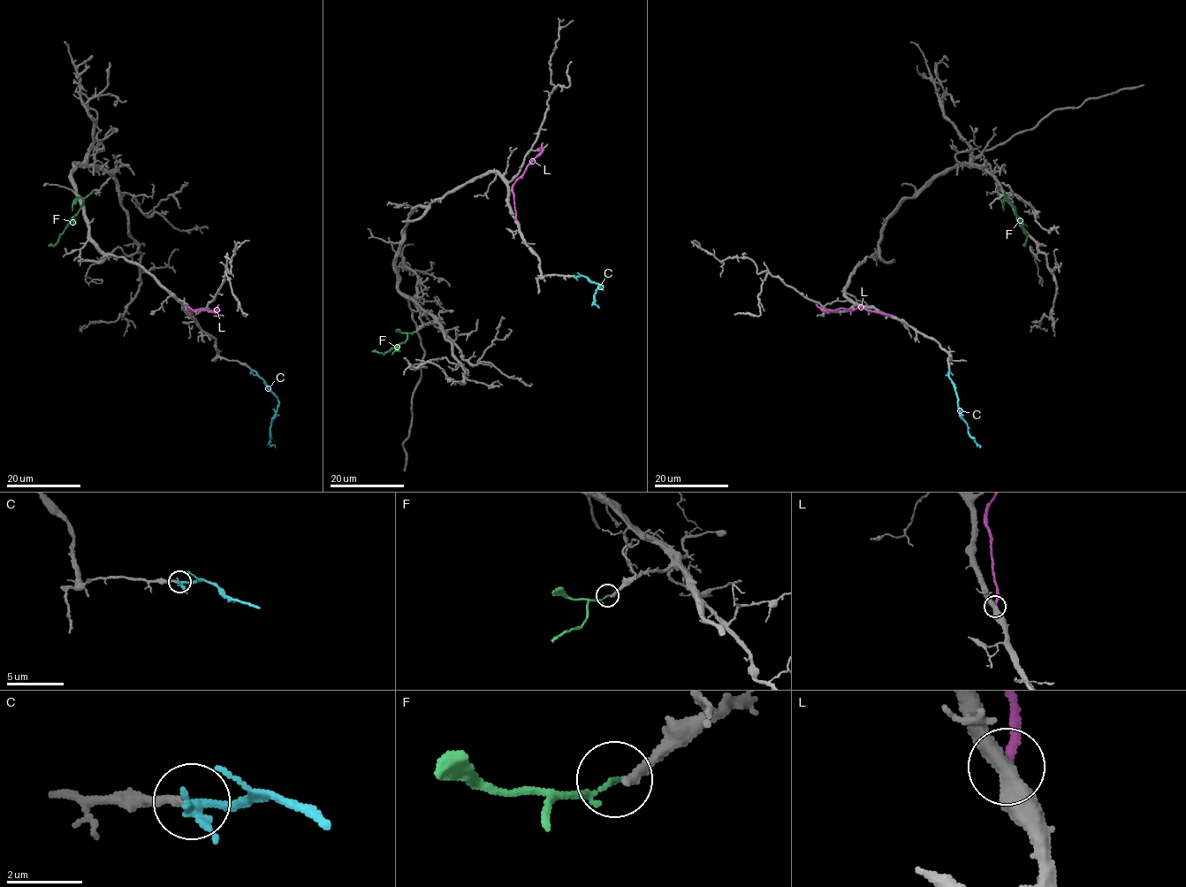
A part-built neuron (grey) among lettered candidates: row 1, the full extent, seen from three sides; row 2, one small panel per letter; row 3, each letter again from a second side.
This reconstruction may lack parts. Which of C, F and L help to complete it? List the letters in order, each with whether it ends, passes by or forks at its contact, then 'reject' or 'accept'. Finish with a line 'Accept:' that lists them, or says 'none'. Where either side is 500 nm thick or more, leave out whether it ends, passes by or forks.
C: it forks there; accept
F: it passes by; reject
L: it ends there; reject
Accept: C

